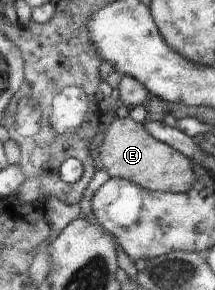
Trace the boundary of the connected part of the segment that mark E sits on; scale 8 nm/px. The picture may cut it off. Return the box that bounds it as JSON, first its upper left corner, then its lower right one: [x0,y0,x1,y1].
[99,117,196,193]

